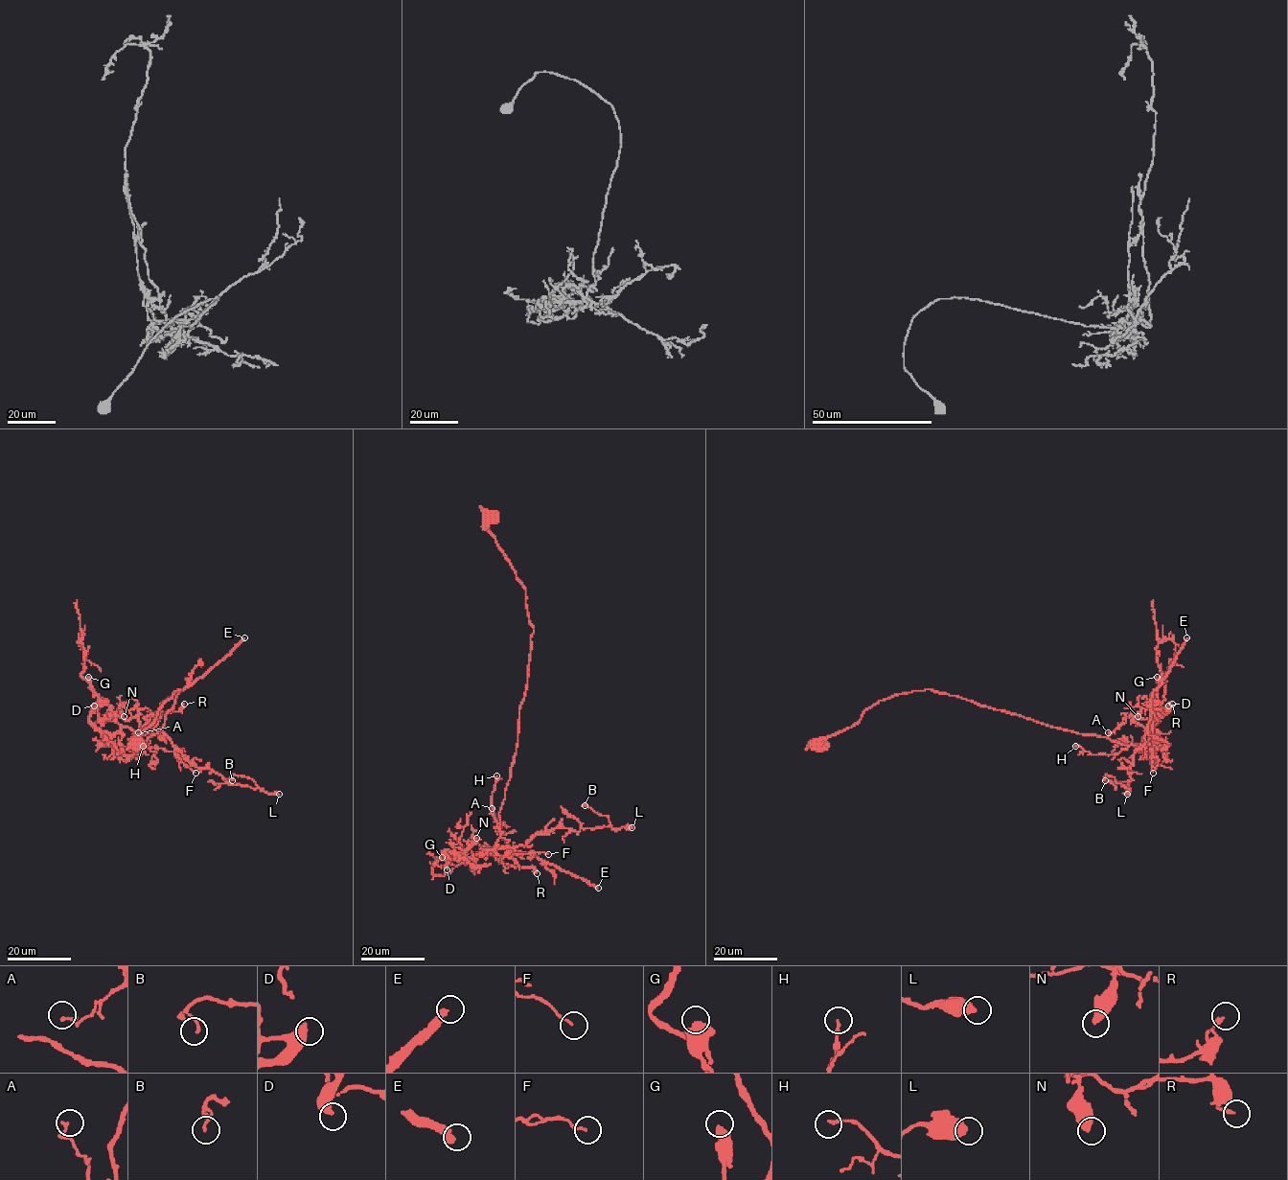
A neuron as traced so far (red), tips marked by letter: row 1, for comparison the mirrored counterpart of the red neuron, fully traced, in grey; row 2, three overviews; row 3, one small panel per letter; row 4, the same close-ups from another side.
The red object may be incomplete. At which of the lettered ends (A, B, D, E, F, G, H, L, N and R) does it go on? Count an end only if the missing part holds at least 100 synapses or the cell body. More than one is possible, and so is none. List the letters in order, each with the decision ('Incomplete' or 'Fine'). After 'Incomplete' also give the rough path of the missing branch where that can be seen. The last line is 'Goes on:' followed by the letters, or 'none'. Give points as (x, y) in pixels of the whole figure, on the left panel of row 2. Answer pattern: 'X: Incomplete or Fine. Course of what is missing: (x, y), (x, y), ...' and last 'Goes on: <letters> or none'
A: Fine
B: Fine
D: Incomplete
E: Incomplete. Course of what is missing: (244, 637), (270, 578), (267, 564), (286, 528), (295, 521), (305, 525), (299, 540)
F: Fine
G: Fine
H: Fine
L: Fine
N: Fine
R: Fine
Goes on: D, E

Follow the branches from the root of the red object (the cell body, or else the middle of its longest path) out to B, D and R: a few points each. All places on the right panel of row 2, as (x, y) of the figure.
B: (816, 744), (880, 701), (932, 689), (1124, 745), (1143, 746), (1146, 730), (1125, 788), (1112, 775), (1105, 780)
D: (816, 744), (854, 725), (880, 701), (926, 689), (1140, 746), (1160, 711), (1161, 704), (1152, 701), (1168, 705)
R: (816, 744), (854, 725), (880, 701), (926, 689), (1140, 746), (1149, 736), (1151, 709), (1165, 714), (1172, 704)

